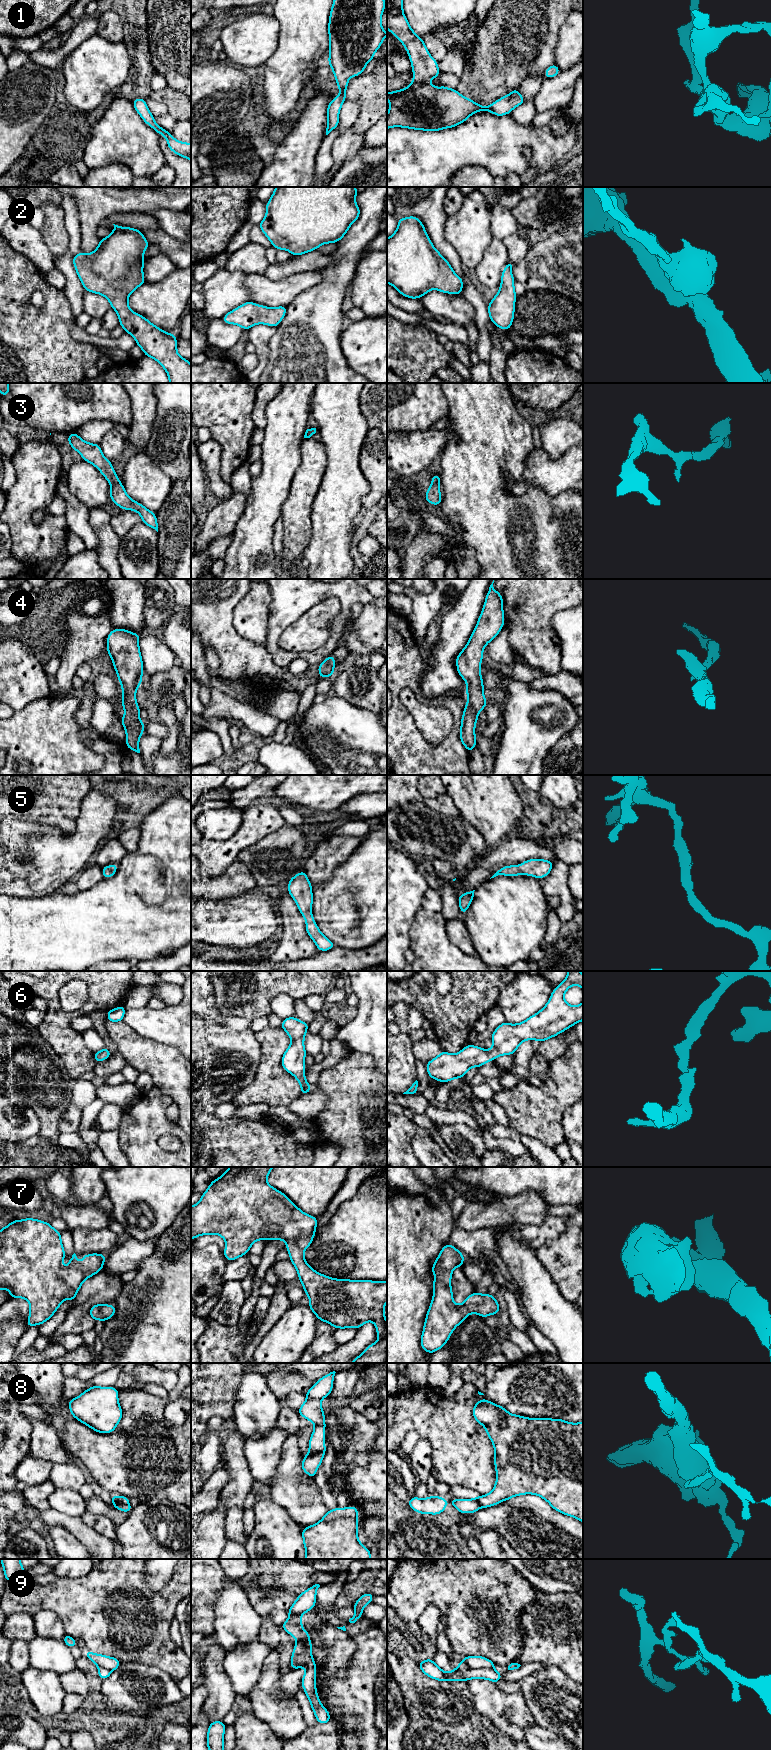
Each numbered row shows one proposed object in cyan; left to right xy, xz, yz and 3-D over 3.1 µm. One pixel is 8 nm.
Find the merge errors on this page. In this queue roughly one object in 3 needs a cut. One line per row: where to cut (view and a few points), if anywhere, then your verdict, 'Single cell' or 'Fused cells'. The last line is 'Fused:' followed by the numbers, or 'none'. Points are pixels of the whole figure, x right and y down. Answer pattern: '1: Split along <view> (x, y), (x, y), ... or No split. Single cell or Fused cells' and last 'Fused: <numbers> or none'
1: No split. Single cell
2: No split. Single cell
3: No split. Single cell
4: No split. Single cell
5: No split. Single cell
6: No split. Single cell
7: No split. Single cell
8: Split along xz (324, 1453), (308, 1454). Fused cells
9: Split along yz (458, 1665), (464, 1668), (493, 1669). Fused cells
Fused: 8, 9

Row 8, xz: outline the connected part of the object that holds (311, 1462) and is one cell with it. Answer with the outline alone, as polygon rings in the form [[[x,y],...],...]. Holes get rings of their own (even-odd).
[[[324,1453],[320,1454],[308,1454],[305,1455],[301,1464],[302,1470],[309,1475],[310,1478],[314,1478],[317,1469],[321,1465],[324,1458]]]

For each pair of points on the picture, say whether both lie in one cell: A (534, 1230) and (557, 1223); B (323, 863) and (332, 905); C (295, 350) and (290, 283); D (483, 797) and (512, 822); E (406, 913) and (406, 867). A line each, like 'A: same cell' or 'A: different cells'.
A: same cell
B: different cells
C: different cells
D: same cell
E: same cell

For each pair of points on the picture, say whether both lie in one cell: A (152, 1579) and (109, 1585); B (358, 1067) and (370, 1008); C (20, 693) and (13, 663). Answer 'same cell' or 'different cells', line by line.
A: different cells
B: different cells
C: same cell

